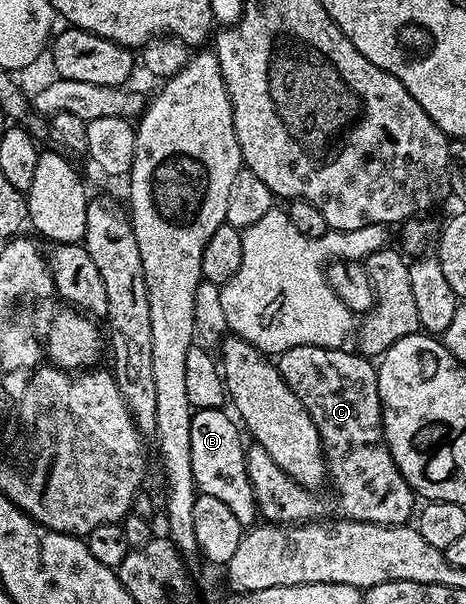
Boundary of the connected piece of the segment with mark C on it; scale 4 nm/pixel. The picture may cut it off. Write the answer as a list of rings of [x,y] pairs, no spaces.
[[[298,345],[286,349],[278,357],[280,375],[286,385],[302,401],[318,429],[320,443],[324,446],[326,469],[337,491],[340,507],[347,520],[377,523],[380,526],[403,526],[414,513],[415,494],[393,460],[384,439],[383,411],[376,384],[377,366],[371,358],[343,348]]]

